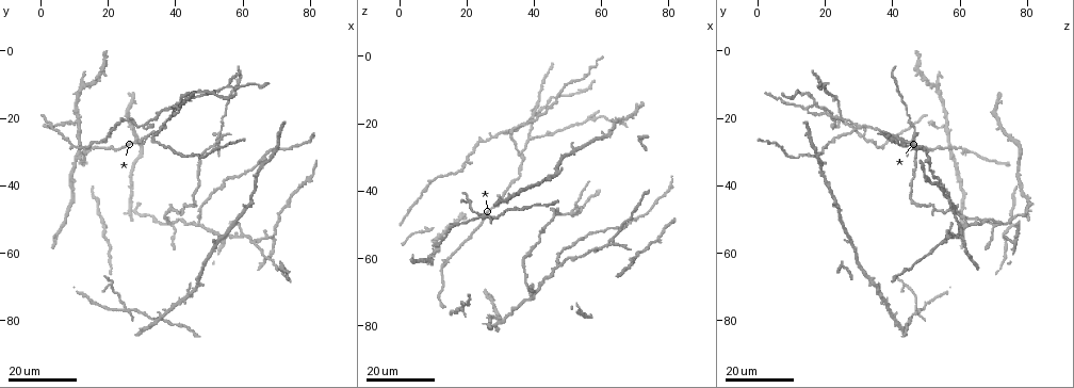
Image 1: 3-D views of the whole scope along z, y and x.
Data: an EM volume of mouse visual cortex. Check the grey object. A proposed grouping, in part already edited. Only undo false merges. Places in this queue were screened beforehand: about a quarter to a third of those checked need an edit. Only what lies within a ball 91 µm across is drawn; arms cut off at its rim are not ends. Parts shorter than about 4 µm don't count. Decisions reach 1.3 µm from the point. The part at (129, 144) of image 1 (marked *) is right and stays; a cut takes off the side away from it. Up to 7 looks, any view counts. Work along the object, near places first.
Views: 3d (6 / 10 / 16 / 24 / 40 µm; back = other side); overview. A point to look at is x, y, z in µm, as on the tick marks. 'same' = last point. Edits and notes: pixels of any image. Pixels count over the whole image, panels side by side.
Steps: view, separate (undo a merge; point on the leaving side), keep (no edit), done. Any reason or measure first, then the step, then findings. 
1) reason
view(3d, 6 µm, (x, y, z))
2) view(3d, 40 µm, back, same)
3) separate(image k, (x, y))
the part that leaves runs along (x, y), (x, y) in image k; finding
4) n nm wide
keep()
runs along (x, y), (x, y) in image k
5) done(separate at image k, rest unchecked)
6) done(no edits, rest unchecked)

view(3d, 24 µm, (47.0, 51.5, 62.0))

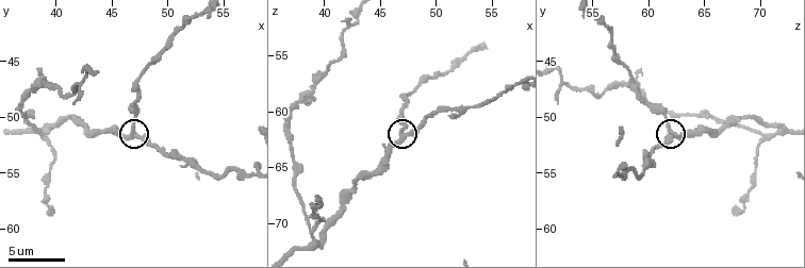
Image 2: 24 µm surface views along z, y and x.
view(3d, 10 µm, (46.8, 51.6, 62.0))

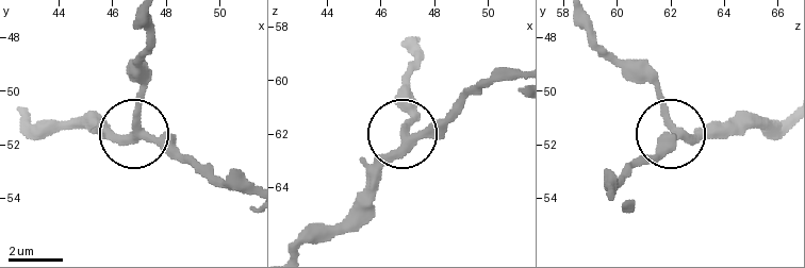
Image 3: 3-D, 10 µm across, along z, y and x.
view(3d, 6 µm, (47.1, 51.4, 62.1))

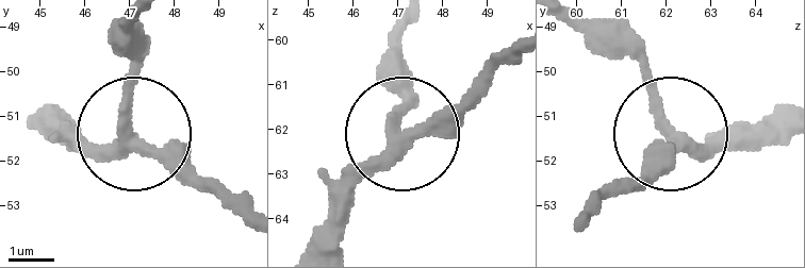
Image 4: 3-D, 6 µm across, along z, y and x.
side arm 61 µm
keep()
runs along (36, 124), (105, 148), (125, 136), (128, 26) in image 4; all the same neuron

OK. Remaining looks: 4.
view(3d, 10 µm, (39.4, 58.4, 68.6))

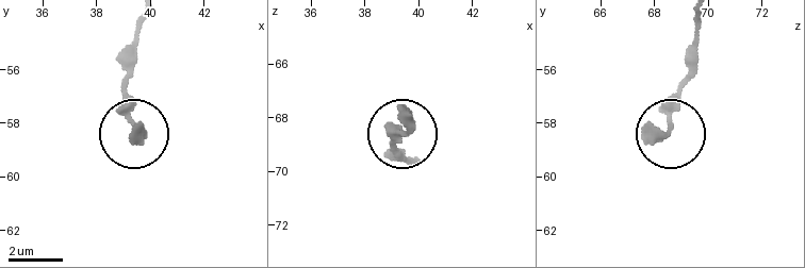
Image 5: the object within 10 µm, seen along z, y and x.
view(3d, 6 µm, (39.6, 58.5, 68.5))

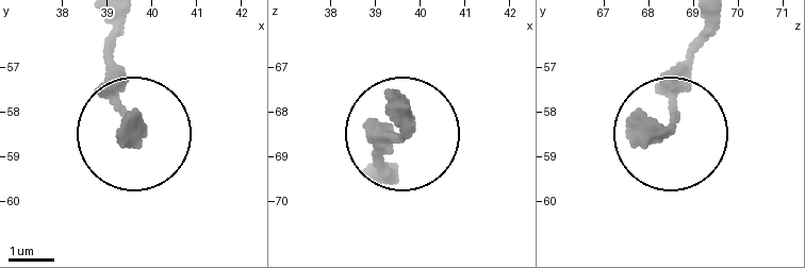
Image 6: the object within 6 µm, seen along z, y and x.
3 arms
keep()
continuous, no second neuron

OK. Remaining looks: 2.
branch point
view(3d, 24 µm, (63.5, 56.5, 55.0))

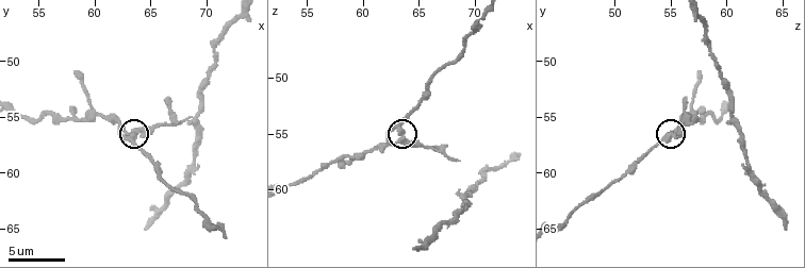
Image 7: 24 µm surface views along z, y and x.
view(3d, 10 µm, (63.6, 56.4, 55.2))

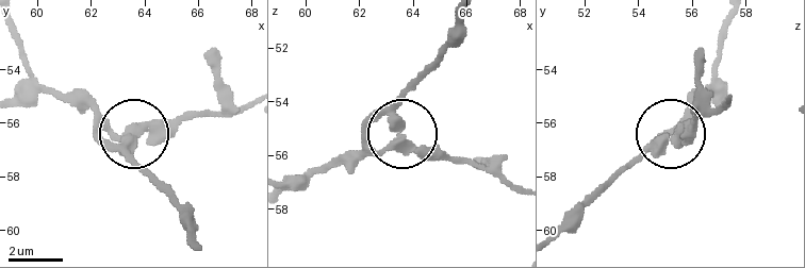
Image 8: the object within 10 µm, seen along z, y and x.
3 arms
keep()
runs along (285, 184), (307, 182), (395, 140), (455, 162) in image 8; one neuron here

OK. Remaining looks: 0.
done(no edits, rest unchecked)

